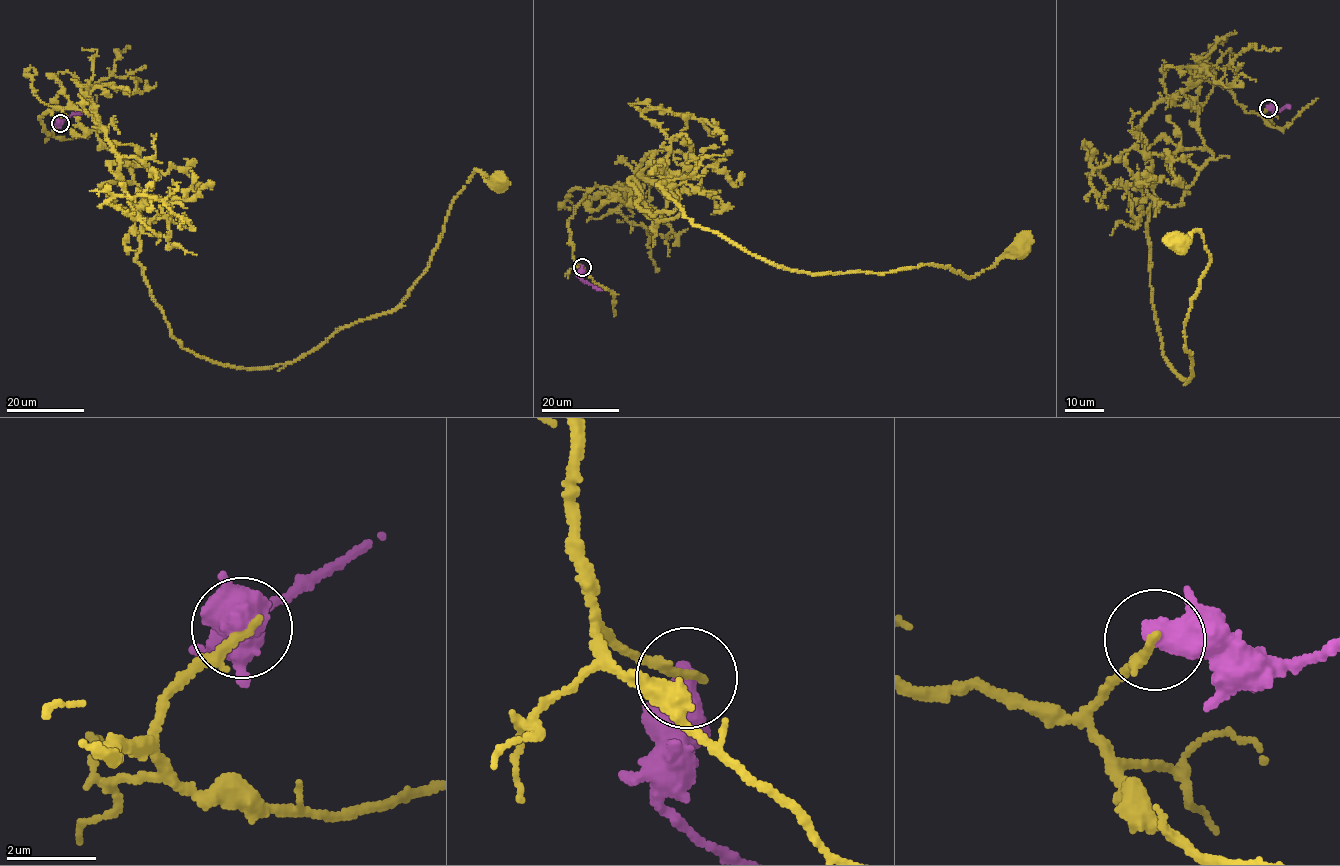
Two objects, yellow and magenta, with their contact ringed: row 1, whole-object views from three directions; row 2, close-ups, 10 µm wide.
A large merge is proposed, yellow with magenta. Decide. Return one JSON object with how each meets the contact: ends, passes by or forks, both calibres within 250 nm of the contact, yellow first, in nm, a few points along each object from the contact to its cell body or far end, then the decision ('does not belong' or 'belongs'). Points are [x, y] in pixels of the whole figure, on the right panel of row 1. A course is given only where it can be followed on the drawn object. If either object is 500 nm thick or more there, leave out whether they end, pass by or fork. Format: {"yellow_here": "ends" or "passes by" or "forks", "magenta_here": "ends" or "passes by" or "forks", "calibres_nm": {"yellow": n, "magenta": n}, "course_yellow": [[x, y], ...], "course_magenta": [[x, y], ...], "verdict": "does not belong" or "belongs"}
{"calibres_nm": {"yellow": 240, "magenta": 600}, "course_yellow": [[1268, 108], [1245, 112], [1192, 77], [1140, 125], [1151, 301], [1184, 380], [1210, 257], [1196, 230], [1176, 243]], "course_magenta": [[1268, 108], [1279, 110], [1286, 106], [1290, 109]], "verdict": "does not belong"}

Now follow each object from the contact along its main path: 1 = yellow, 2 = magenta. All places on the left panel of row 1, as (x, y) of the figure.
1: (59, 123), (39, 117), (78, 108), (105, 132), (169, 334), (235, 368), (393, 310), (470, 176), (498, 182)
2: (59, 123), (73, 114), (82, 114)

